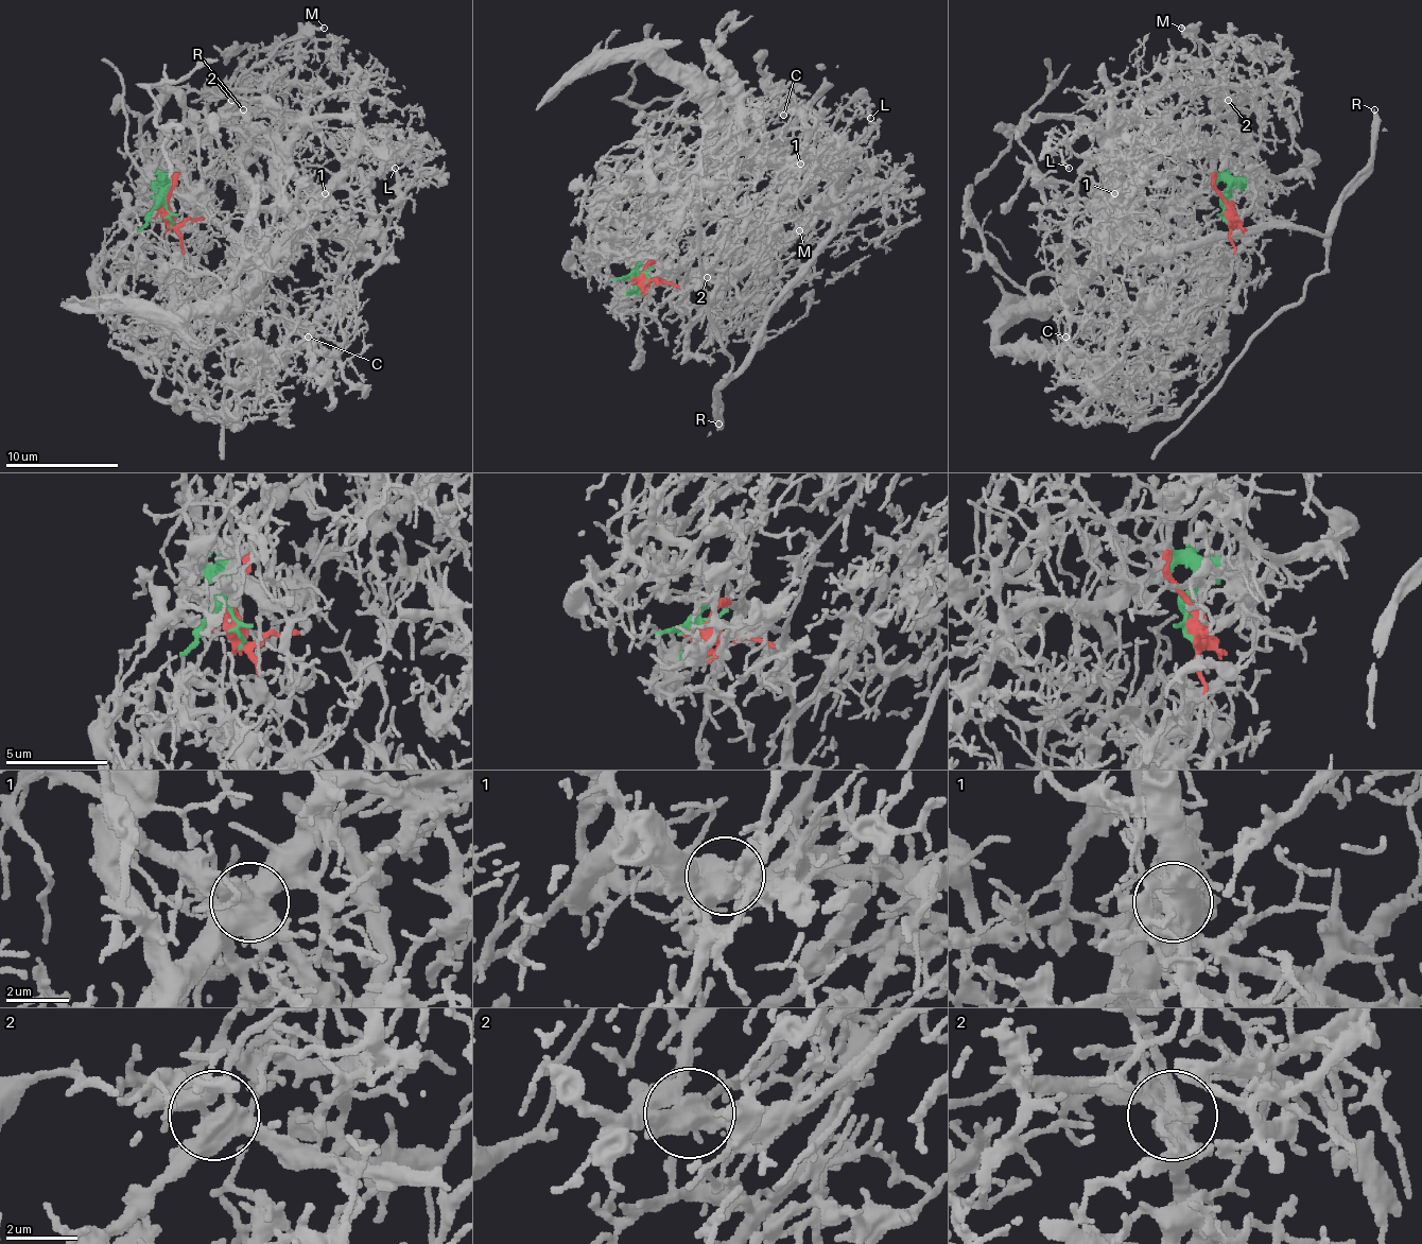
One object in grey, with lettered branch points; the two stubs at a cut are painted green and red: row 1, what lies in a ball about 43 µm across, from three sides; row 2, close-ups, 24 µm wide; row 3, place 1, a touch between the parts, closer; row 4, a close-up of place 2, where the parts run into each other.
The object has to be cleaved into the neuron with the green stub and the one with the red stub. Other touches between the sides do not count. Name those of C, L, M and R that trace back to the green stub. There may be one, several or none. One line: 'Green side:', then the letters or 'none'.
Green side: C, L

